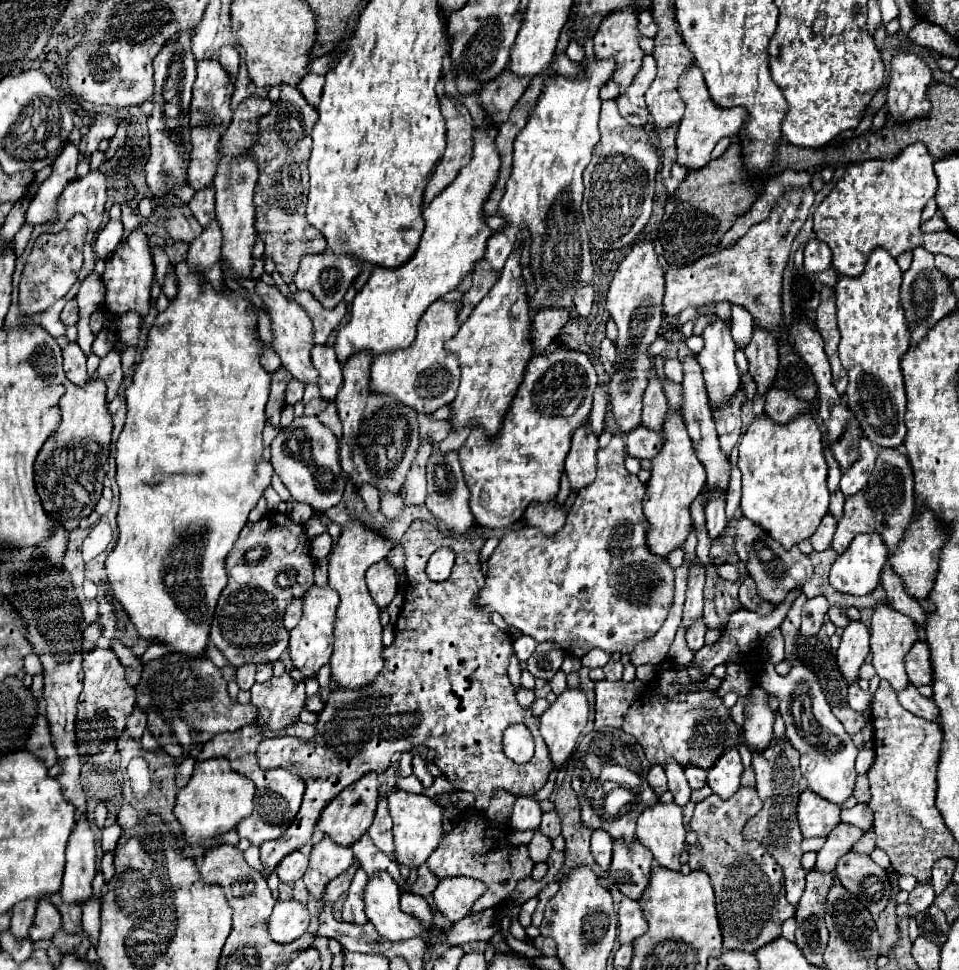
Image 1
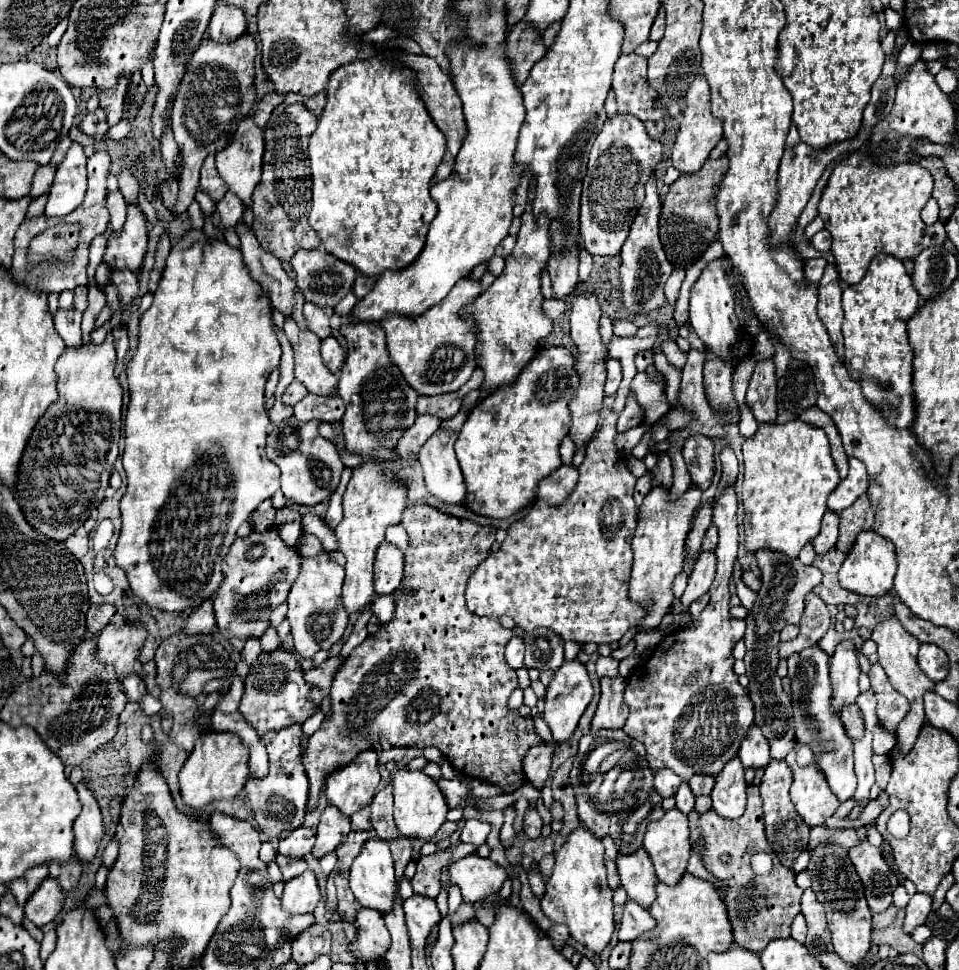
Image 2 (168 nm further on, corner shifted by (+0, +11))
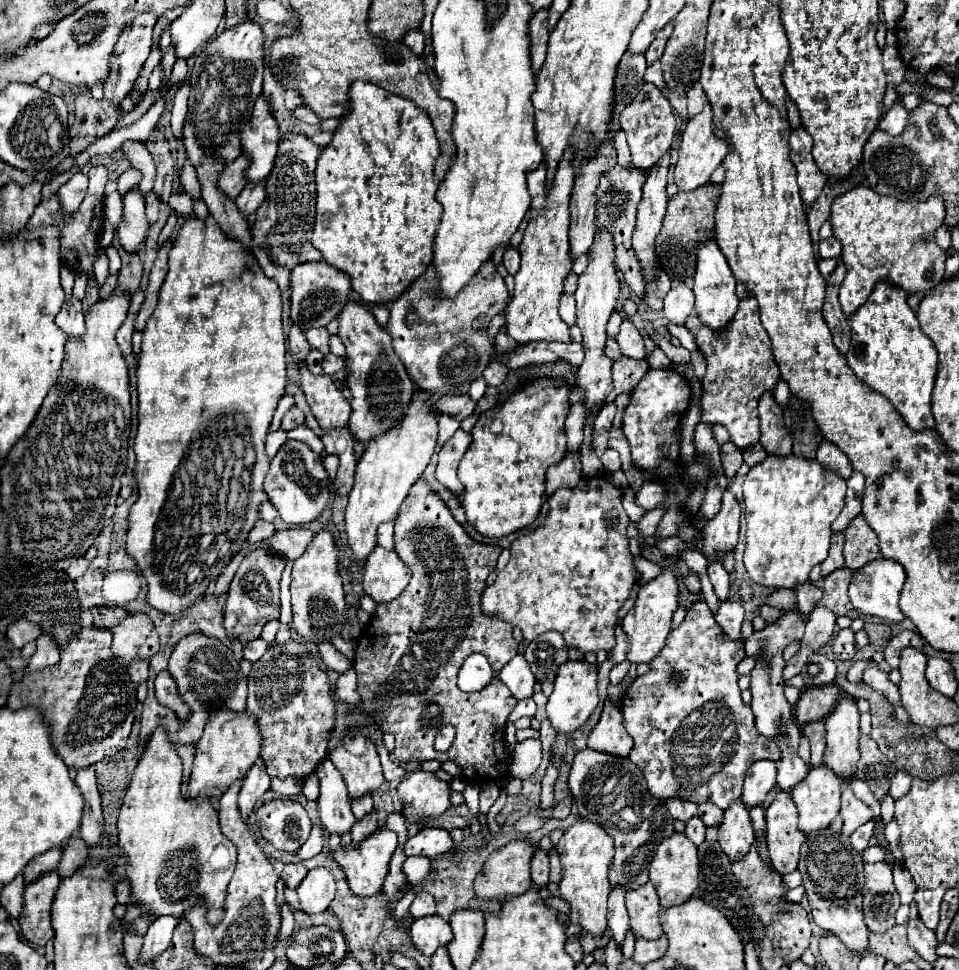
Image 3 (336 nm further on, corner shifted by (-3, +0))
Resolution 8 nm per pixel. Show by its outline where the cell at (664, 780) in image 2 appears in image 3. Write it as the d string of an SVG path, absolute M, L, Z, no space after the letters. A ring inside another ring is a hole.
M668 799L666 801L666 807L668 807L668 811L670 811L670 815L674 817L674 819L680 819L680 821L688 821L690 817L694 817L694 815L698 815L698 811L696 811L696 805L692 803L692 801L684 801L684 799Z

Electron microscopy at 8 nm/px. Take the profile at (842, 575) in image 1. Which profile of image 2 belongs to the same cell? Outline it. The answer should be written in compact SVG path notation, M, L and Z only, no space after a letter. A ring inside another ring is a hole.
M861 532L847 554L841 570L839 570L839 580L841 586L849 592L861 594L861 596L885 596L893 588L893 576L895 576L895 546L891 540L875 534L875 532Z

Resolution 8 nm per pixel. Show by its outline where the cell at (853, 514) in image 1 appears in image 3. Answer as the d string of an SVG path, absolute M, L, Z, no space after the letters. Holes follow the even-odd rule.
M862 515L850 521L850 525L844 531L846 545L844 545L844 559L846 567L856 571L866 565L866 561L872 561L878 557L878 537L874 531L870 531L870 525L864 521Z

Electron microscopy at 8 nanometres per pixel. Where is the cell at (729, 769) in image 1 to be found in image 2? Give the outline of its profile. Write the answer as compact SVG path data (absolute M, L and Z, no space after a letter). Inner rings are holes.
M733 758L725 764L723 772L715 778L715 788L711 794L713 810L725 820L735 820L745 812L745 780L743 766L739 758Z

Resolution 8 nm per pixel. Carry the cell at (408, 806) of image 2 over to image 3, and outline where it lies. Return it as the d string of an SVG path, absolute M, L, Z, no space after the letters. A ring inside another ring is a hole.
M408 773L396 787L396 793L402 801L402 815L410 825L426 827L426 821L438 819L450 807L450 785L436 779L434 773Z

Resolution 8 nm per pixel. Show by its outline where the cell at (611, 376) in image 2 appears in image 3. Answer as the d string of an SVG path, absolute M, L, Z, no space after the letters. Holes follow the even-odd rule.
M612 401L612 403L606 403L606 405L602 407L602 411L598 413L596 421L594 421L594 431L600 433L600 431L604 431L604 429L610 429L610 423L612 423L614 415L616 415L616 403L614 403L614 401Z

